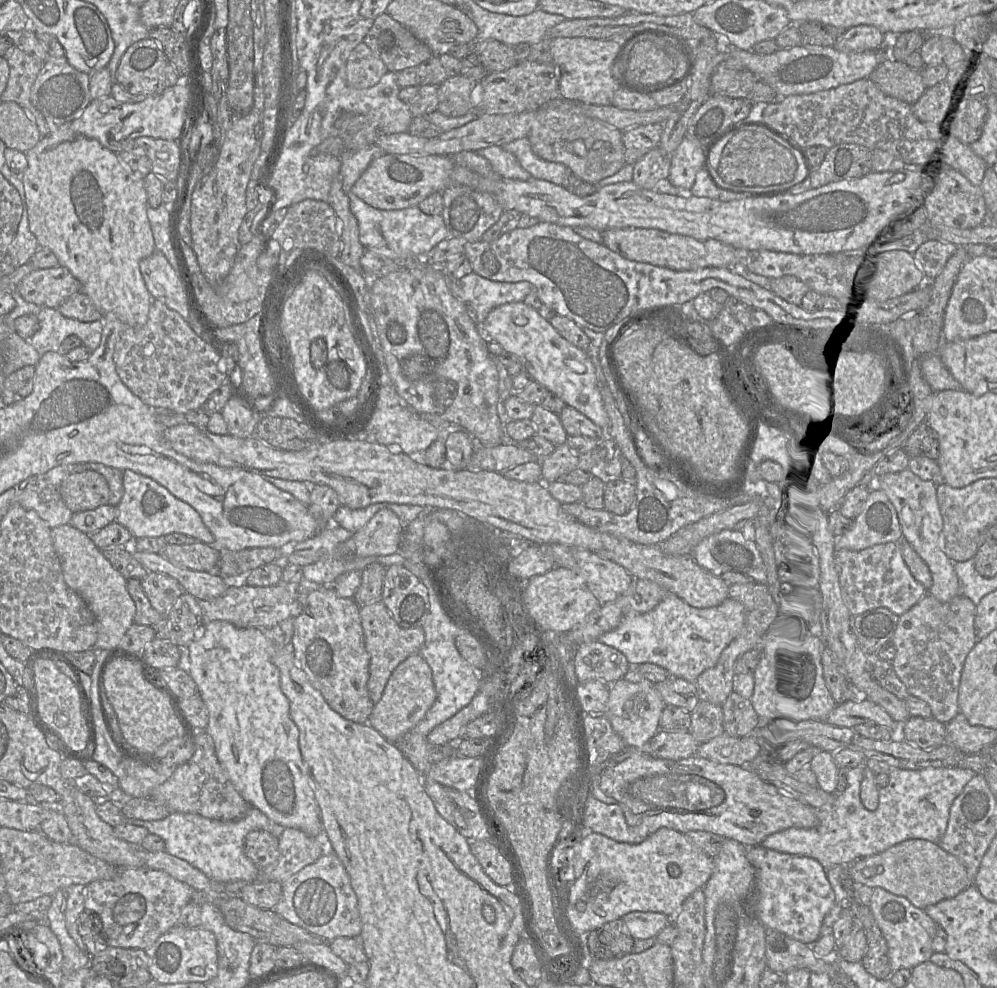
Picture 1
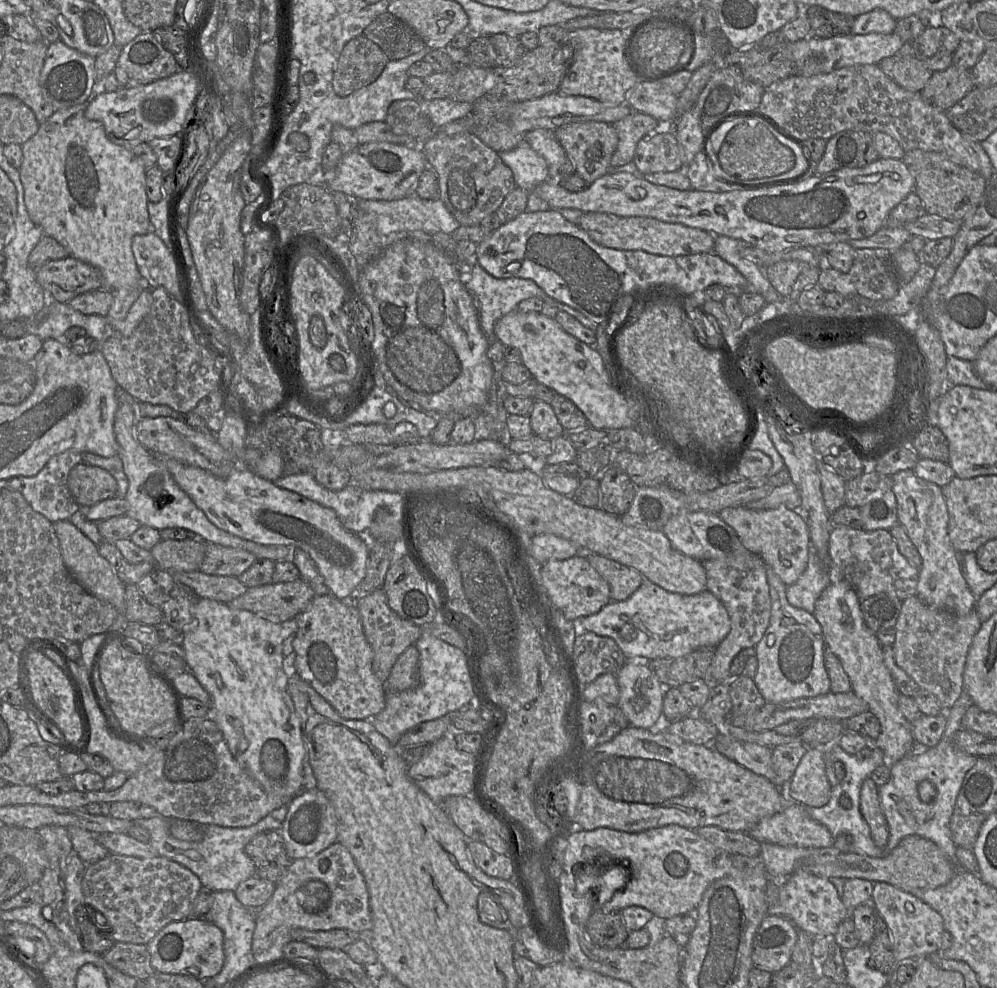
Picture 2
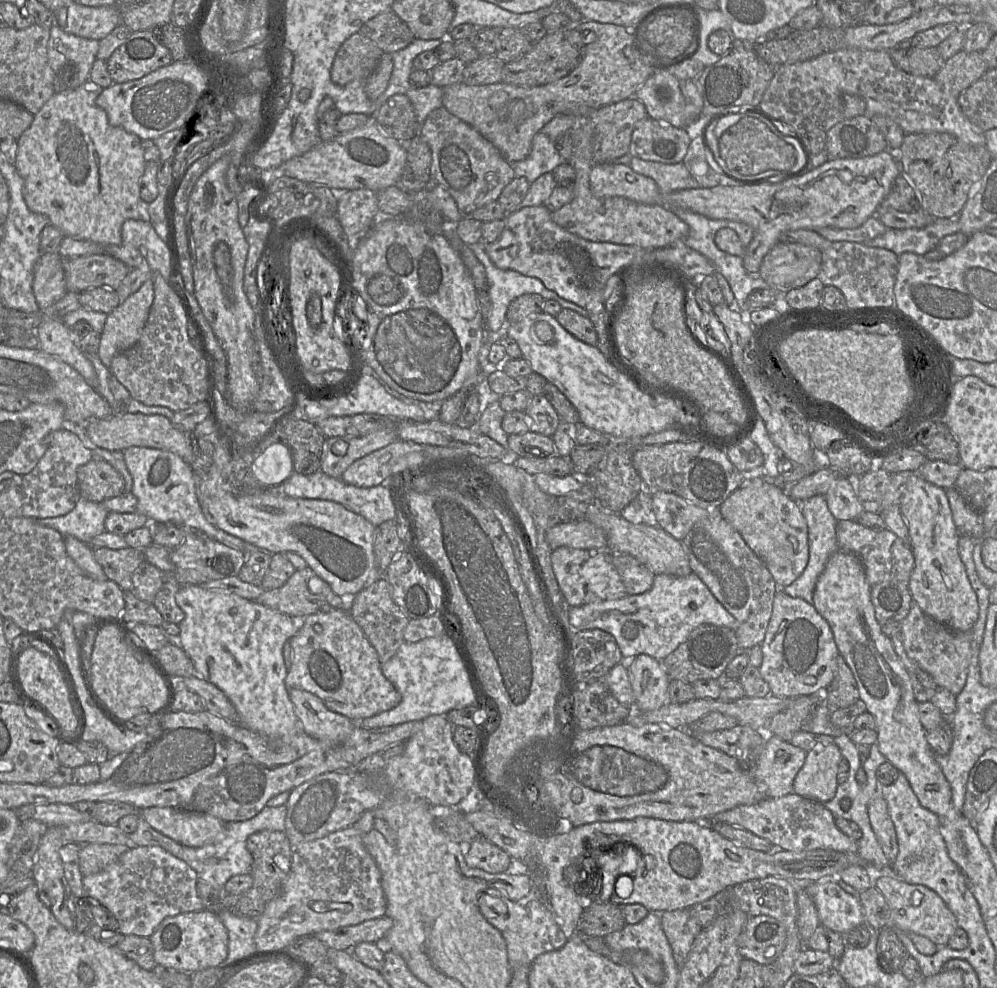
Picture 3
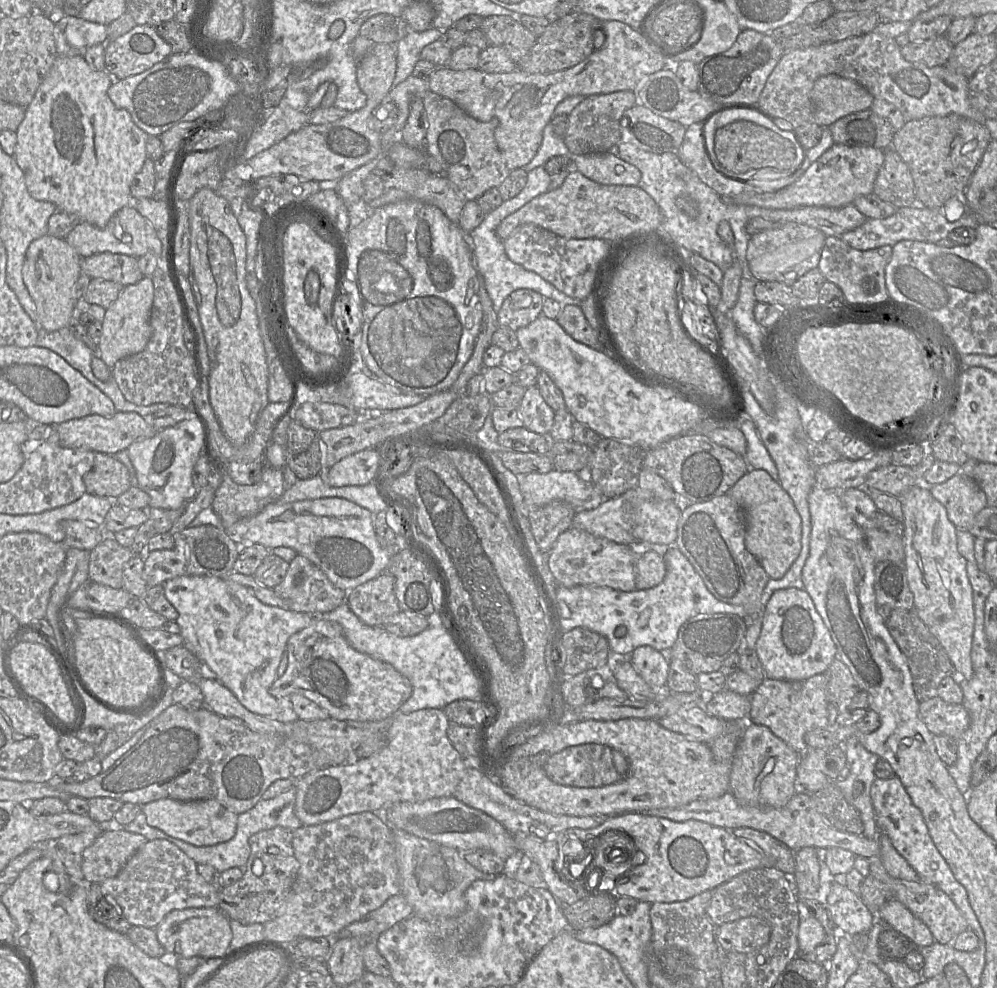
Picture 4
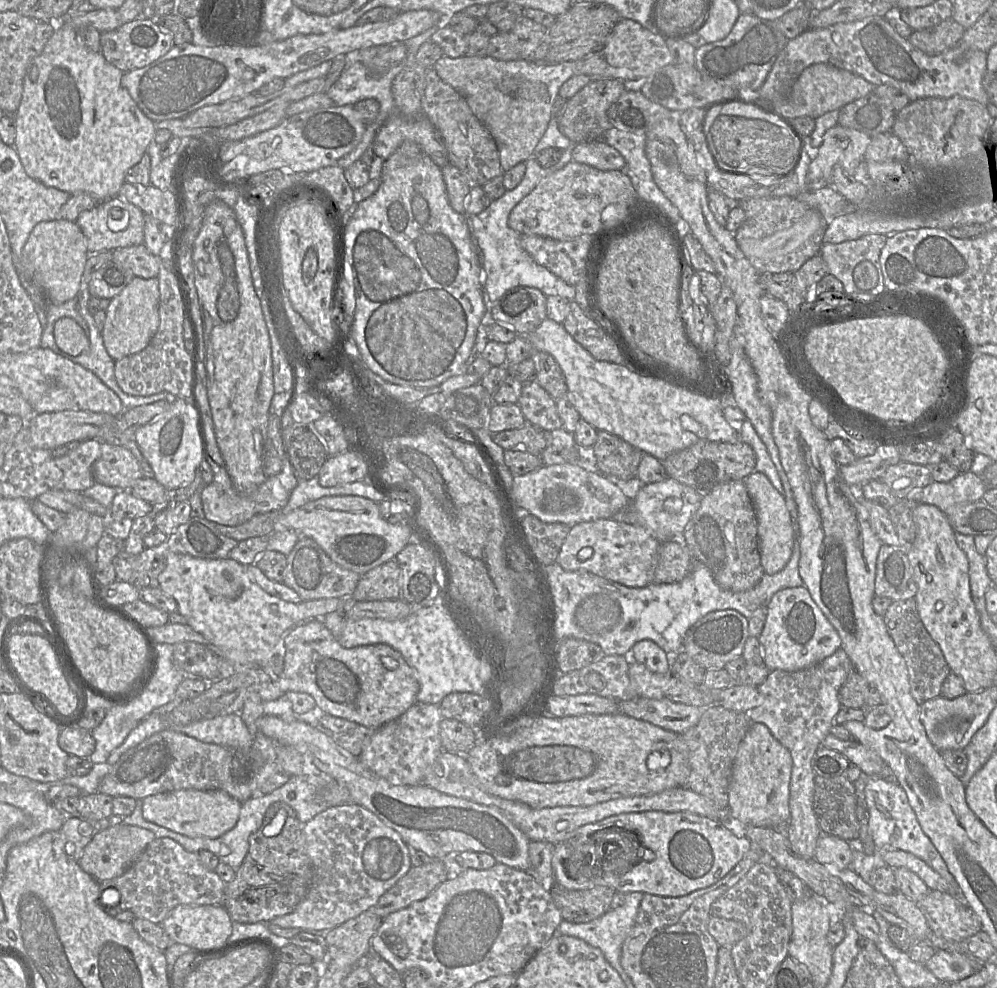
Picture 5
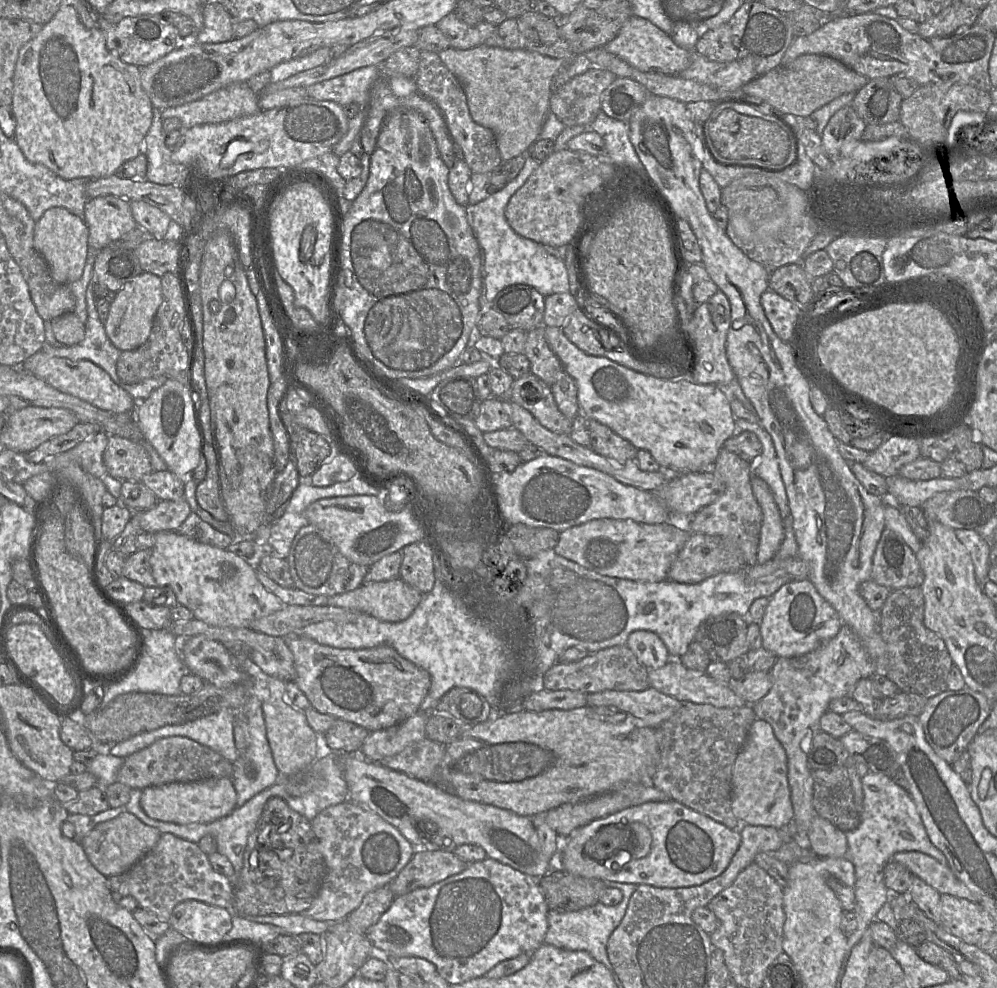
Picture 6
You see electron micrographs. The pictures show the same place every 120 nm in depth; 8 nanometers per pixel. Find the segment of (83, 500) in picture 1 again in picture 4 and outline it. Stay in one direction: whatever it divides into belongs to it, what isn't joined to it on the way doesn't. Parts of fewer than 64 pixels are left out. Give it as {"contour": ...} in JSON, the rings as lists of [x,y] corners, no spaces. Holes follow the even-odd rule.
{"contour":[[[98,452],[92,468],[84,475],[88,494],[102,498],[117,498],[132,485],[127,467],[110,454]]]}

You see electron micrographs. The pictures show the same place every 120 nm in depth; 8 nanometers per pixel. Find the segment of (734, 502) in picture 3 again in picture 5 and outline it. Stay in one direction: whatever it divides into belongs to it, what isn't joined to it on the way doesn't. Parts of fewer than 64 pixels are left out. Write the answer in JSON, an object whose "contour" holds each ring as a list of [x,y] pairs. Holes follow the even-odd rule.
{"contour":[[[753,471],[743,482],[756,513],[761,566],[766,574],[776,574],[788,563],[794,544],[793,526],[785,498],[761,472]]]}

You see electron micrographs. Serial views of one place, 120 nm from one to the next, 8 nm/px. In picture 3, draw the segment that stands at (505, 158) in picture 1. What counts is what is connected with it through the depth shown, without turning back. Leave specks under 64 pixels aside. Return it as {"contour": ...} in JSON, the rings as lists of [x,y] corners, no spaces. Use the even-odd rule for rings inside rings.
{"contour":[[[539,131],[533,137],[532,149],[528,157],[509,163],[516,177],[525,177],[532,184],[542,174],[551,173],[562,163],[562,159],[555,143]]]}

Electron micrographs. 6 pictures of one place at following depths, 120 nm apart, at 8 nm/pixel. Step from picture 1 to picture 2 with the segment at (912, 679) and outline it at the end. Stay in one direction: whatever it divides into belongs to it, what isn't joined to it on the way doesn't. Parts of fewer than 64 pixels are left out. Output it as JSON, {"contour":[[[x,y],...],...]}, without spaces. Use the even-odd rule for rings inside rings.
{"contour":[[[914,595],[902,602],[901,612],[894,627],[896,639],[892,645],[897,665],[921,689],[934,694],[943,711],[954,705],[963,690],[967,654],[981,625],[976,610],[966,616],[958,616],[951,611],[931,608]]]}

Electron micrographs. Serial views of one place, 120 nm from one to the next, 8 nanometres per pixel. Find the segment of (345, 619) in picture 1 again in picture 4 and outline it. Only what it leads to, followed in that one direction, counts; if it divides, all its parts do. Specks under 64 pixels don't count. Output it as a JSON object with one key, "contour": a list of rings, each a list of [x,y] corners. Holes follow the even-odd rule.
{"contour":[[[316,616],[308,627],[293,634],[287,641],[288,665],[284,674],[269,688],[277,699],[294,693],[305,696],[325,709],[330,718],[344,721],[380,721],[393,715],[411,696],[408,678],[391,664],[355,650],[347,641],[342,626],[324,616]]]}

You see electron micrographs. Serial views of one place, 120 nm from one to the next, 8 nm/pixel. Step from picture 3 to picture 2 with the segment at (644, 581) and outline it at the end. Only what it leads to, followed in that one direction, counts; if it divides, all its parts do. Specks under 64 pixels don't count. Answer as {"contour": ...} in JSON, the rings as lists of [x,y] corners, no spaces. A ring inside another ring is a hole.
{"contour":[[[586,553],[589,564],[606,580],[611,601],[629,598],[641,585],[643,575],[637,570],[595,553]]]}

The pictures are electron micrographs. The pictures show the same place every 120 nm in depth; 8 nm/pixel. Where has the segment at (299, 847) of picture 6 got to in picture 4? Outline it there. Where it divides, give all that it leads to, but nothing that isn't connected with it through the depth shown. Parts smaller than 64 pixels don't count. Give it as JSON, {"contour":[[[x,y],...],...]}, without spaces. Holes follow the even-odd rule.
{"contour":[[[274,827],[250,836],[250,855],[242,878],[230,886],[222,887],[219,892],[218,908],[229,920],[243,925],[264,924],[280,914],[300,867],[292,846],[293,831]]]}

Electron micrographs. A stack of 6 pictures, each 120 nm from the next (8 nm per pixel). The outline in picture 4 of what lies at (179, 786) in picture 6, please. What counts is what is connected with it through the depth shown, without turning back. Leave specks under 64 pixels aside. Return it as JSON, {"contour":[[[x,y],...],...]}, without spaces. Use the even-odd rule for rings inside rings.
{"contour":[[[163,798],[141,806],[147,824],[167,835],[194,846],[212,846],[229,841],[236,833],[238,815],[226,809],[215,799],[178,801]]]}

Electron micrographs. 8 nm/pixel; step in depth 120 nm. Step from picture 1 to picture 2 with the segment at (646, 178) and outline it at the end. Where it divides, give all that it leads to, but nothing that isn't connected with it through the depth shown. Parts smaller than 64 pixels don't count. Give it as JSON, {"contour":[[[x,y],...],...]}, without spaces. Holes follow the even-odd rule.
{"contour":[[[663,126],[641,139],[637,144],[633,162],[640,175],[681,170],[681,149],[673,128]]]}

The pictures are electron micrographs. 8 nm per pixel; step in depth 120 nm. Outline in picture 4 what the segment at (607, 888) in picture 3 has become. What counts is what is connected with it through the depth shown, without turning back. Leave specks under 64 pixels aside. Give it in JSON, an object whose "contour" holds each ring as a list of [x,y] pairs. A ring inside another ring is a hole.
{"contour":[[[615,829],[604,832],[600,837],[592,837],[594,845],[600,844],[600,853],[587,853],[595,860],[592,871],[599,870],[602,878],[613,881],[630,867],[637,854],[637,848],[632,837],[624,830]]]}

